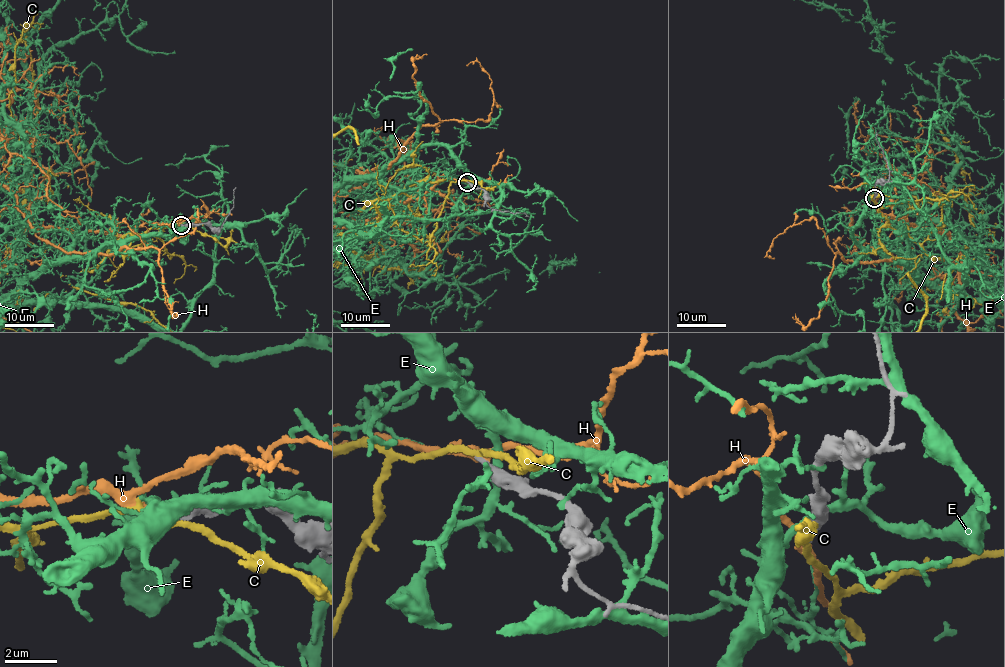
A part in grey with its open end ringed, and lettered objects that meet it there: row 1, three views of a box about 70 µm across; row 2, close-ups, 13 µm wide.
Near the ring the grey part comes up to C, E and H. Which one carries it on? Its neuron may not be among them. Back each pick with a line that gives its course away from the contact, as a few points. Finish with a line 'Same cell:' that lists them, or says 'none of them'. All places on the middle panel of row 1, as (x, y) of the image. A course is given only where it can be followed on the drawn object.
Same cell: none of them

